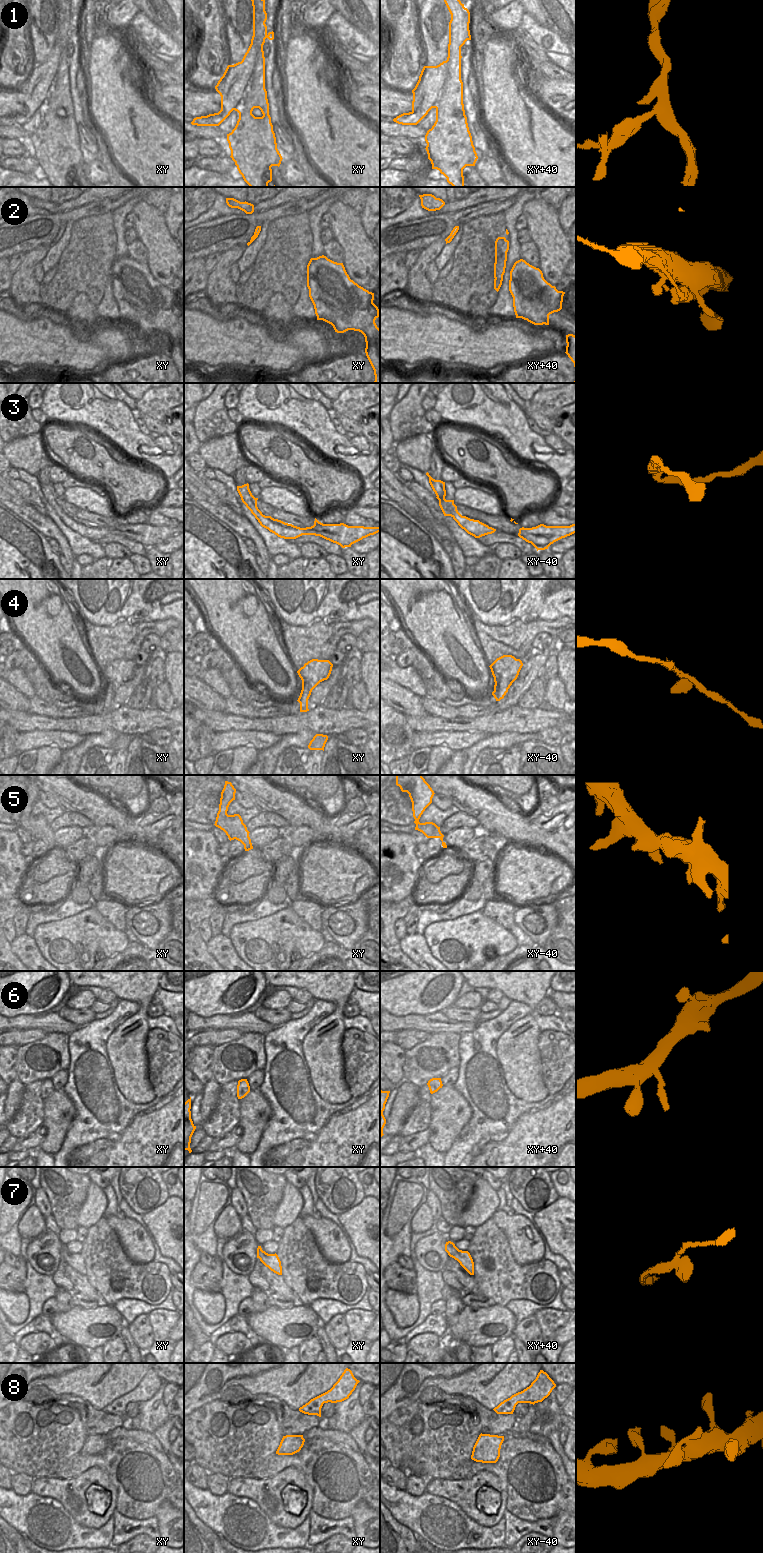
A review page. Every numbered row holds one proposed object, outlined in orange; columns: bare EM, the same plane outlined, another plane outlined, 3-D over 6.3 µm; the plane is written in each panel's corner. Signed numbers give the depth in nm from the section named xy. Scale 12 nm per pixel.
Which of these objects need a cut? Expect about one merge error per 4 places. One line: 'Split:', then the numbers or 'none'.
Split: none

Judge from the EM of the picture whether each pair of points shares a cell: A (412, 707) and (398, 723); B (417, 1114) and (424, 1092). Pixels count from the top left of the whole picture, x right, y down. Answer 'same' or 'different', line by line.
A: different
B: same

